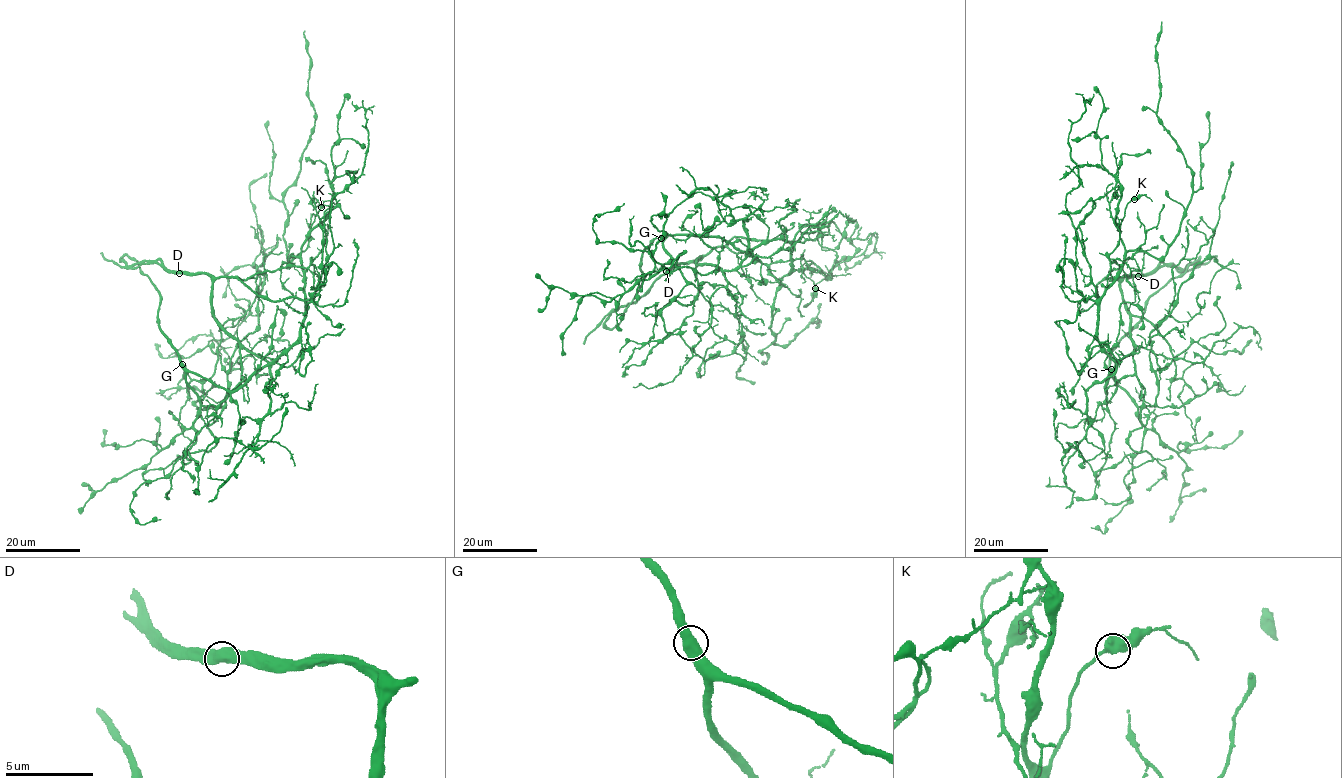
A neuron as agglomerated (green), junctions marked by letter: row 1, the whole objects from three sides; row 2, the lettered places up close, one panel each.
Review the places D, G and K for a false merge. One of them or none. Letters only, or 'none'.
none

